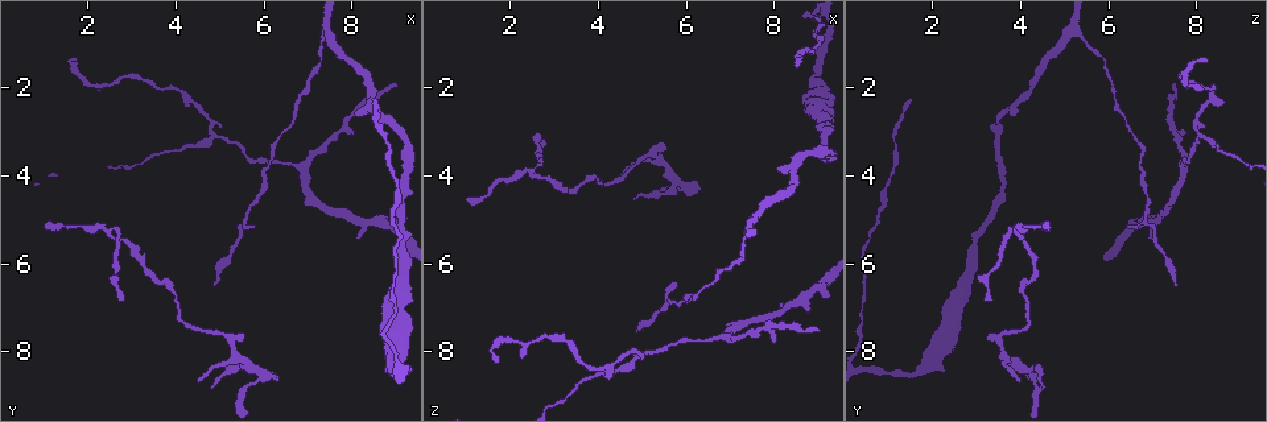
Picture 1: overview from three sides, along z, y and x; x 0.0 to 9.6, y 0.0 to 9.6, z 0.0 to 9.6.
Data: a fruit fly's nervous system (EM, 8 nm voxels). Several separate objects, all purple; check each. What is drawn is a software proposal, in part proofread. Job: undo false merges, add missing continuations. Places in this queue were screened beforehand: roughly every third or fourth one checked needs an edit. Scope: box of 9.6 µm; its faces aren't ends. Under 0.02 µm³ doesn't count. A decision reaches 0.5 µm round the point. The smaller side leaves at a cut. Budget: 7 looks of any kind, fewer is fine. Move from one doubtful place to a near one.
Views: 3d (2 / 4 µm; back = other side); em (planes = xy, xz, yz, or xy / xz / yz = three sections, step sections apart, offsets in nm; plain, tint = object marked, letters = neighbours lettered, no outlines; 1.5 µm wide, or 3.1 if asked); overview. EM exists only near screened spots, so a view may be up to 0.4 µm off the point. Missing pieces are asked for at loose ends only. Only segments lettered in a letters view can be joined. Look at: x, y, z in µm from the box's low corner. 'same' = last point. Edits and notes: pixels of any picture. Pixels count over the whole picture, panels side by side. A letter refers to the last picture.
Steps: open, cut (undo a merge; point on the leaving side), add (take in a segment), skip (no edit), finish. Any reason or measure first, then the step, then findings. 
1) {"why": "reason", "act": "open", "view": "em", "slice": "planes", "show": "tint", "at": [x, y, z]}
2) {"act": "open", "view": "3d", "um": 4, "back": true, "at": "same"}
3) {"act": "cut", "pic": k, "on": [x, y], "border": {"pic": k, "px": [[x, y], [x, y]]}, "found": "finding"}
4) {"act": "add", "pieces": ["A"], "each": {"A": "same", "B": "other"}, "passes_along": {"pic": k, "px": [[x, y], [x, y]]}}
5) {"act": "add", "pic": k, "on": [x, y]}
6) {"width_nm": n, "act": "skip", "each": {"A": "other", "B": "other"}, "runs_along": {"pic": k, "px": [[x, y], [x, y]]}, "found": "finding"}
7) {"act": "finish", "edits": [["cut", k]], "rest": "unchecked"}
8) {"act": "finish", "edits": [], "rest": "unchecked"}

{"why": "long arm stops here", "act": "open", "view": "3d", "um": 2, "at": [1.70, 1.40, 8.15]}

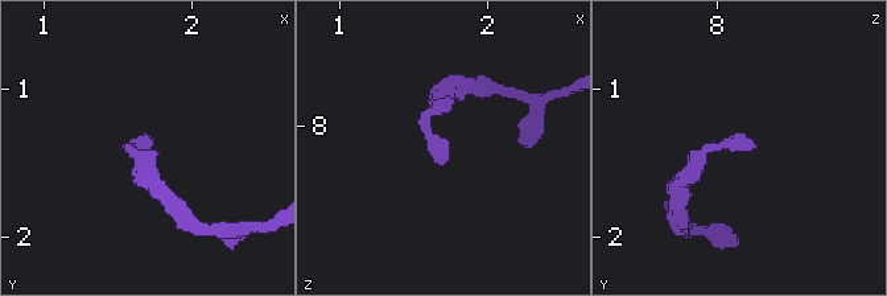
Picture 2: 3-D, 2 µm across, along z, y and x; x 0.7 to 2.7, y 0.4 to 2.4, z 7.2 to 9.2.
{"why": "need the tissue", "act": "open", "view": "em", "slice": "xy", "step": 8, "show": "tint", "at": [1.68, 1.42, 8.24]}

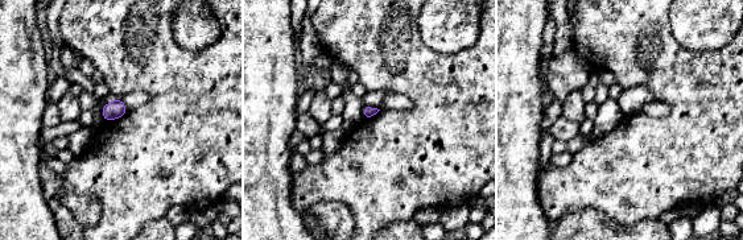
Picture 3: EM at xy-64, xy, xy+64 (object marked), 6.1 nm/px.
{"why": "cut it another way", "act": "open", "view": "em", "slice": "xz", "step": 8, "show": "letters", "at": "same"}

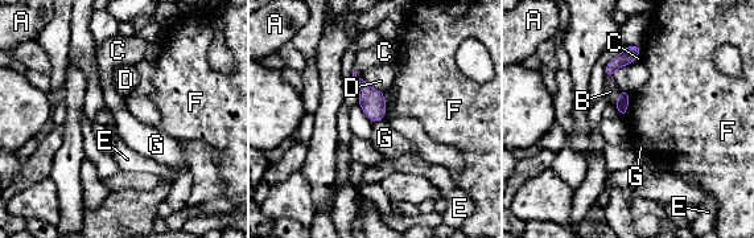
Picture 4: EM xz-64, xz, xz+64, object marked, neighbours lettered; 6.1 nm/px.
{"act": "skip", "each": {"A": "other", "B": "other", "C": "other", "D": "other", "E": "other", "F": "other", "G": "other"}, "border": {"pic": 4, "px": [[631, 94], [623, 117]]}, "found": "none of them fits"}

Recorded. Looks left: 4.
{"why": "thin end", "act": "open", "view": "3d", "um": 4, "at": [9.10, 1.90, 7.50]}

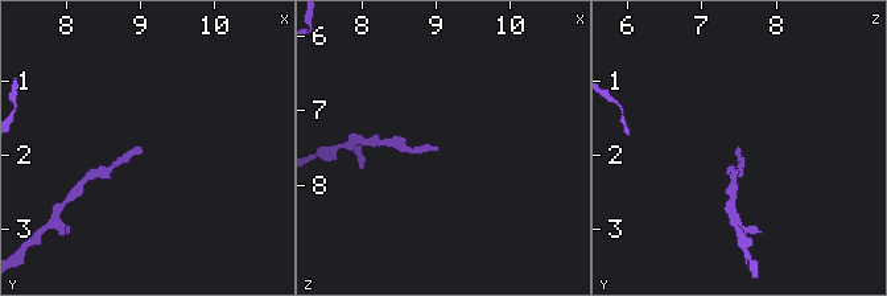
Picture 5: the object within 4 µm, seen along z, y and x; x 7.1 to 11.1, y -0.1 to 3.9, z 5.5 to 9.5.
{"act": "open", "view": "em", "slice": "xz", "step": 4, "show": "tint", "at": [9.05, 1.95, 7.50]}

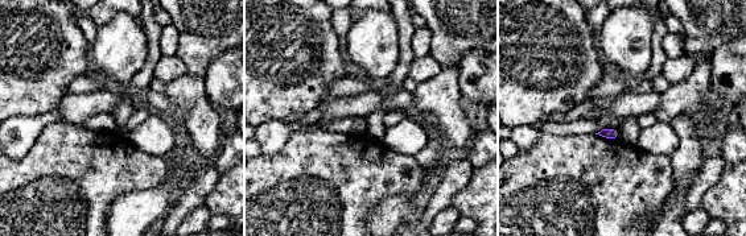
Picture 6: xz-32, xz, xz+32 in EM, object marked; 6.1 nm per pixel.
{"act": "open", "view": "em", "slice": "planes", "show": "letters", "at": "same"}

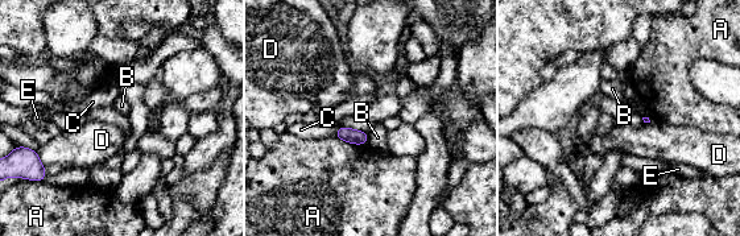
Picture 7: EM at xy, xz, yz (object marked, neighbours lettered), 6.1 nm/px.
{"act": "skip", "each": {"A": "other", "B": "other", "C": "other", "D": "other", "E": "other"}, "border": {"pic": 7, "px": [[367, 135], [368, 143]]}, "found": "no lettered segment goes on from it"}

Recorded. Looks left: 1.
{"act": "finish", "edits": [], "rest": "unchecked"}

